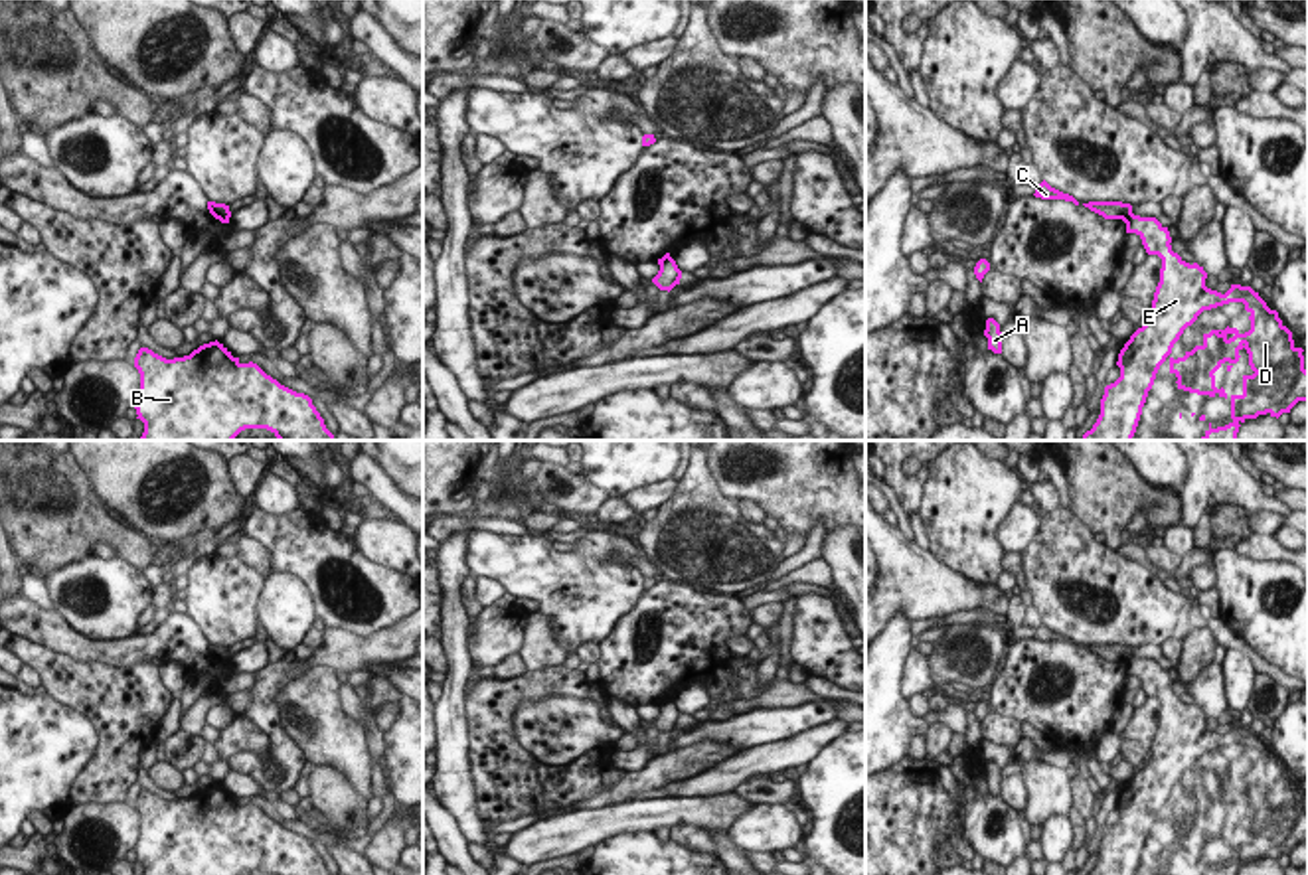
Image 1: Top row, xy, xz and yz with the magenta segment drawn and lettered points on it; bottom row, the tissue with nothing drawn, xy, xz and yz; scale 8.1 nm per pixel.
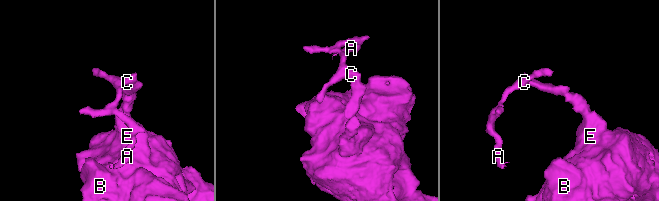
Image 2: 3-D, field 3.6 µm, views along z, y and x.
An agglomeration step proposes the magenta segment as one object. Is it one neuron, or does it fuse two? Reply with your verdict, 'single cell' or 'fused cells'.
fused cells

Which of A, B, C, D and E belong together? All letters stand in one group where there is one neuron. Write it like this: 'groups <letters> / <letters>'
groups A C / B D E

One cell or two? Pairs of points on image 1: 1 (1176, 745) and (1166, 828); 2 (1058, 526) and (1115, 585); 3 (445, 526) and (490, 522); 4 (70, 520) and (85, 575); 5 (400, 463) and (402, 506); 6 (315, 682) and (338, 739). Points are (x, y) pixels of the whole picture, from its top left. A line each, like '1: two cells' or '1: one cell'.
1: one cell
2: one cell
3: one cell
4: two cells
5: two cells
6: one cell

